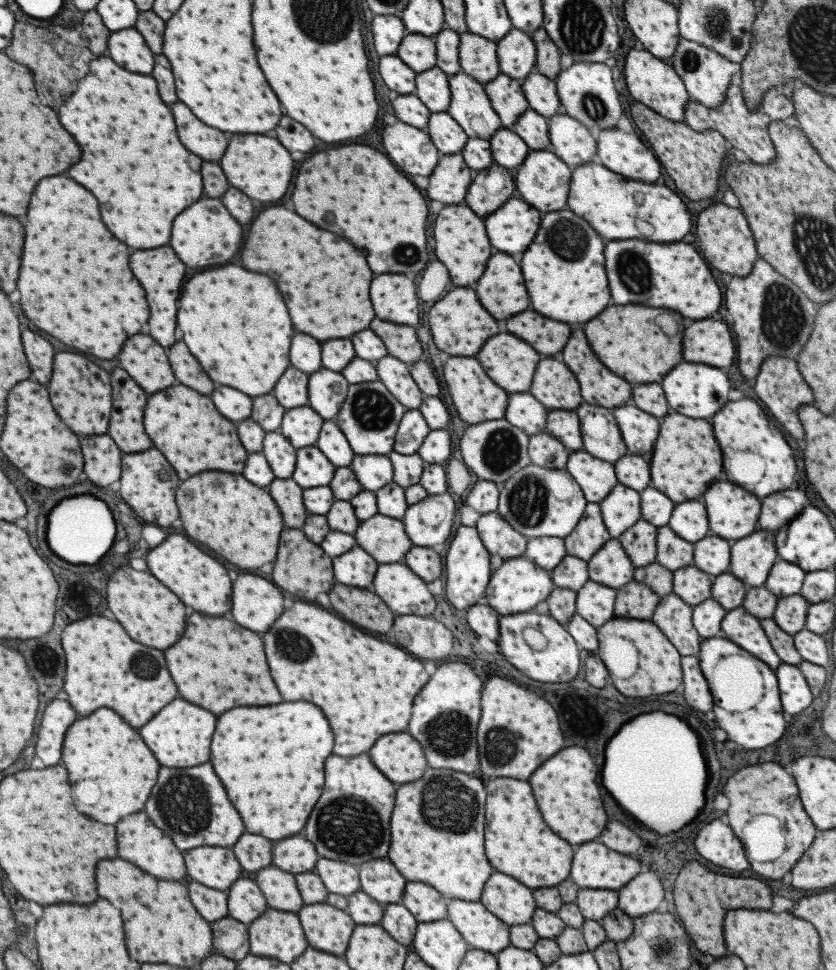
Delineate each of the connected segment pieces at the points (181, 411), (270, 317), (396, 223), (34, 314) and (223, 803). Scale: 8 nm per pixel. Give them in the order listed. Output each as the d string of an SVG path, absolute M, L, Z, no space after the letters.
M169 386L151 394L143 410L143 426L153 446L175 468L179 480L185 480L203 470L221 470L233 474L243 470L247 454L237 440L235 426L215 412L207 396L201 396L195 390L185 386Z
M233 264L195 274L183 284L179 294L177 328L181 330L181 340L213 382L235 388L247 396L271 392L277 378L289 366L287 350L289 340L293 336L293 328L289 322L287 308L277 292L277 286L273 286L271 278L263 274L253 274Z
M341 146L325 152L317 152L309 156L297 170L291 190L291 204L293 210L305 218L307 222L313 222L315 226L329 230L347 242L353 242L357 250L365 254L367 266L375 274L409 274L419 272L427 264L427 248L425 248L425 218L427 208L423 196L417 192L417 188L403 178L389 160L369 148L369 146Z
M49 176L37 182L25 218L25 240L17 278L23 314L39 330L57 338L61 346L69 346L69 350L77 350L77 354L85 354L85 358L111 360L121 350L125 338L137 334L147 322L145 294L129 272L125 244L117 242L101 224L97 200L65 176Z
M209 762L193 768L159 768L151 796L143 808L149 820L163 830L179 850L197 846L231 846L243 834L241 818L225 796L225 790Z

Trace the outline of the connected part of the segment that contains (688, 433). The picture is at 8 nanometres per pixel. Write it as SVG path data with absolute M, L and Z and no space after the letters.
M667 414L659 422L659 436L649 460L651 486L674 502L685 502L701 496L721 474L721 452L713 438L711 426L705 420Z

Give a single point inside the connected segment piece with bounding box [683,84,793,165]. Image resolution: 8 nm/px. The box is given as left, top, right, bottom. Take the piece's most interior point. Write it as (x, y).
(747, 130)

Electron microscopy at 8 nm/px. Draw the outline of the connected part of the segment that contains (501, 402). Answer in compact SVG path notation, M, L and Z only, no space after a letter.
M451 356L443 364L443 382L451 396L451 402L457 410L459 418L468 425L474 425L483 421L497 420L503 416L507 406L507 394L499 386L495 386L481 370L475 358L457 358Z

